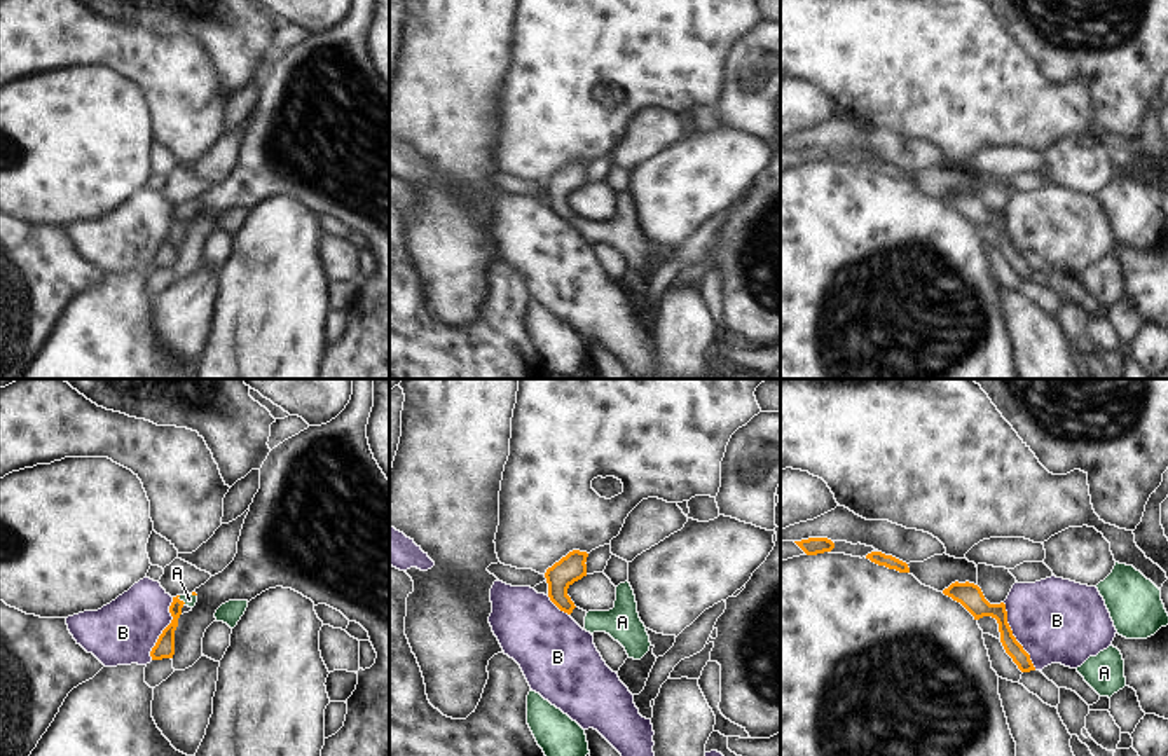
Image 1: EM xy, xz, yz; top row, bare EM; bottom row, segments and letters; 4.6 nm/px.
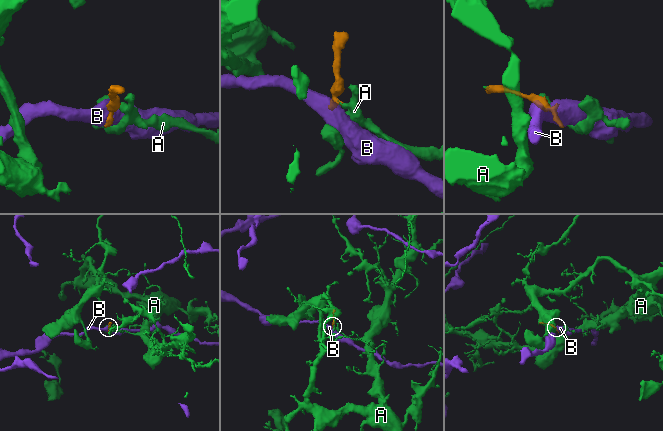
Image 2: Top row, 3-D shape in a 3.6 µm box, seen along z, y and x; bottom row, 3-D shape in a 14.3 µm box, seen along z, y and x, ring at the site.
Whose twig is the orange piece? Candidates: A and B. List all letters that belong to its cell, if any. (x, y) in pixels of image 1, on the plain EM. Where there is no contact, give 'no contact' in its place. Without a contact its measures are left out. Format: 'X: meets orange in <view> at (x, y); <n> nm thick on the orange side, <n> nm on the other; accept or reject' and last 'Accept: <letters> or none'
A: meets orange in xy at (182, 210); 100 nm thick on the orange side, 60 nm on the other; accept
B: meets orange in yz at (1013, 245); 110 nm thick on the orange side, 380 nm on the other; reject
Accept: A

